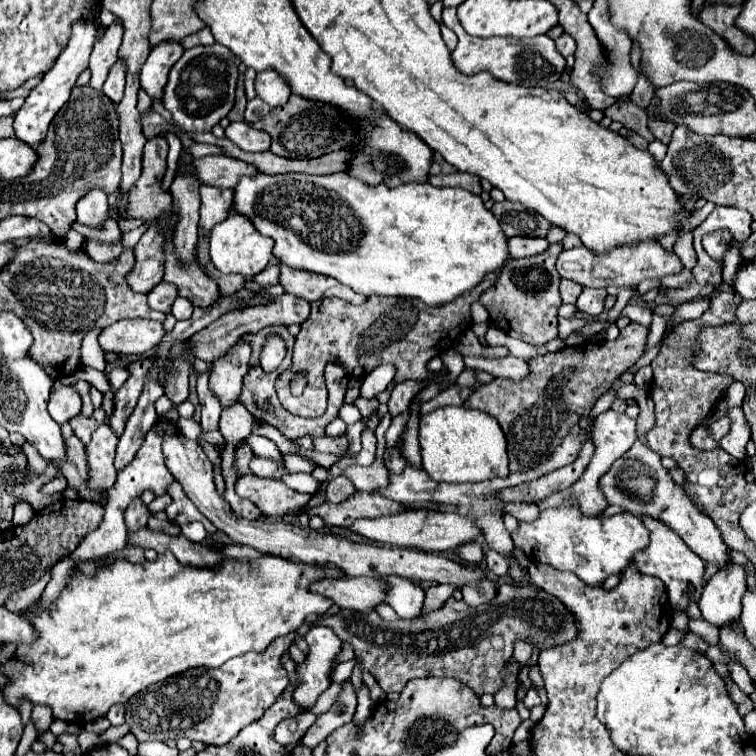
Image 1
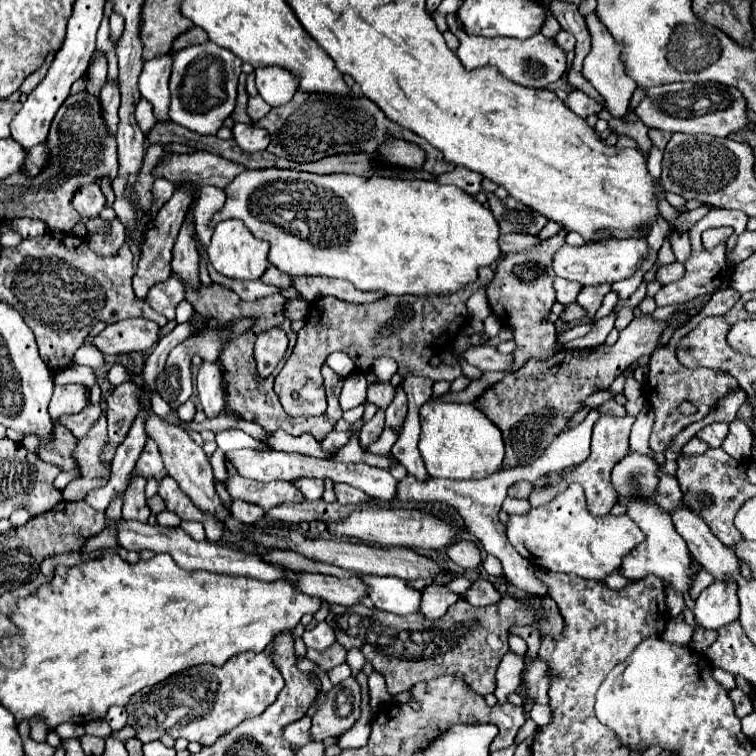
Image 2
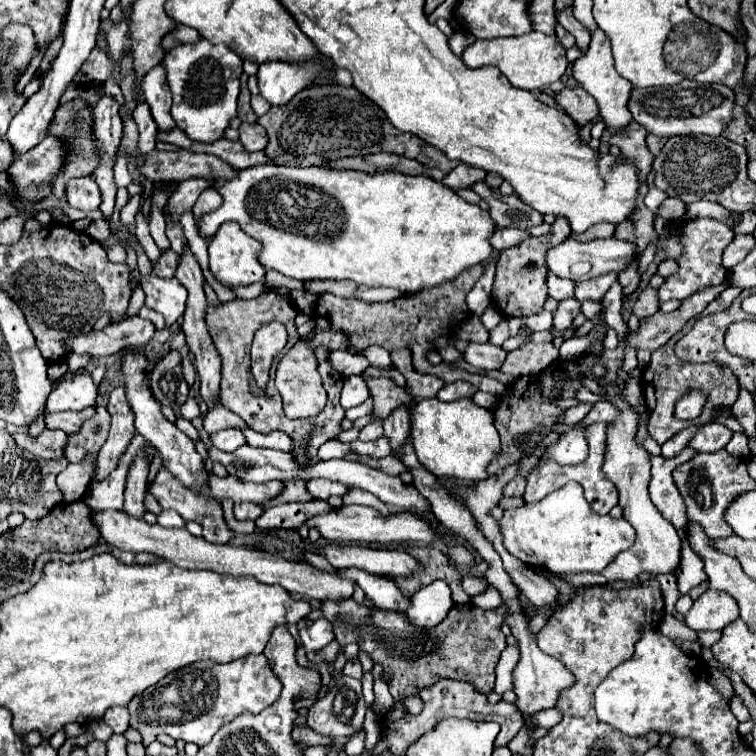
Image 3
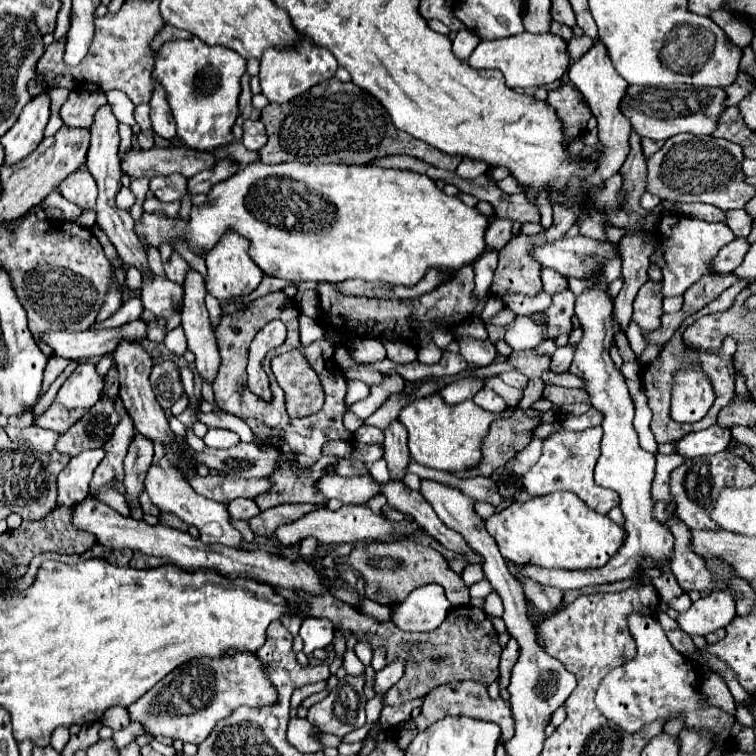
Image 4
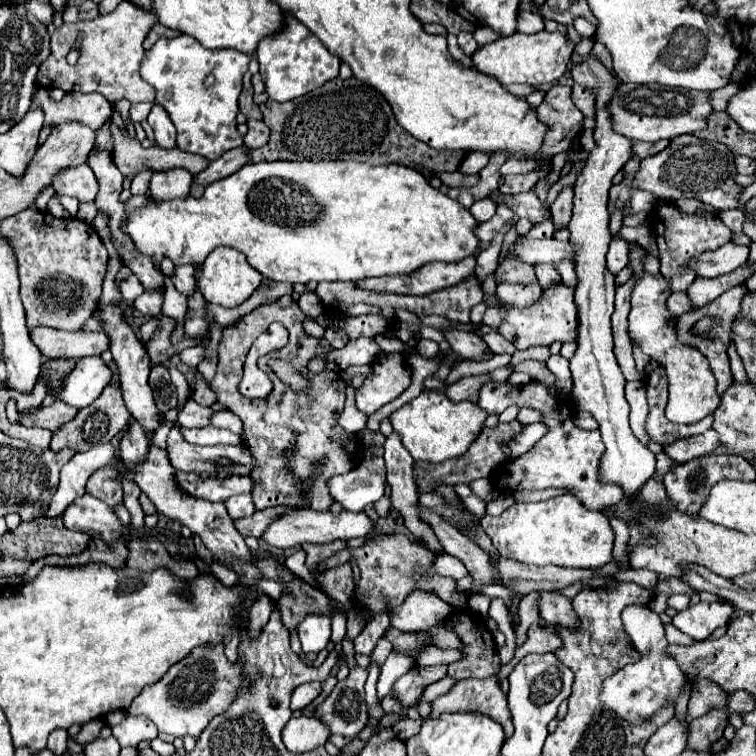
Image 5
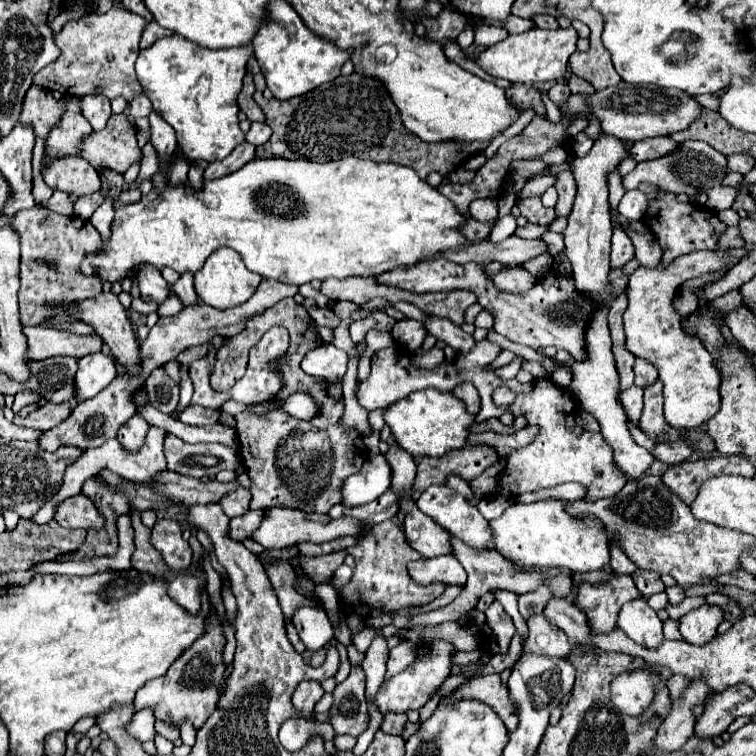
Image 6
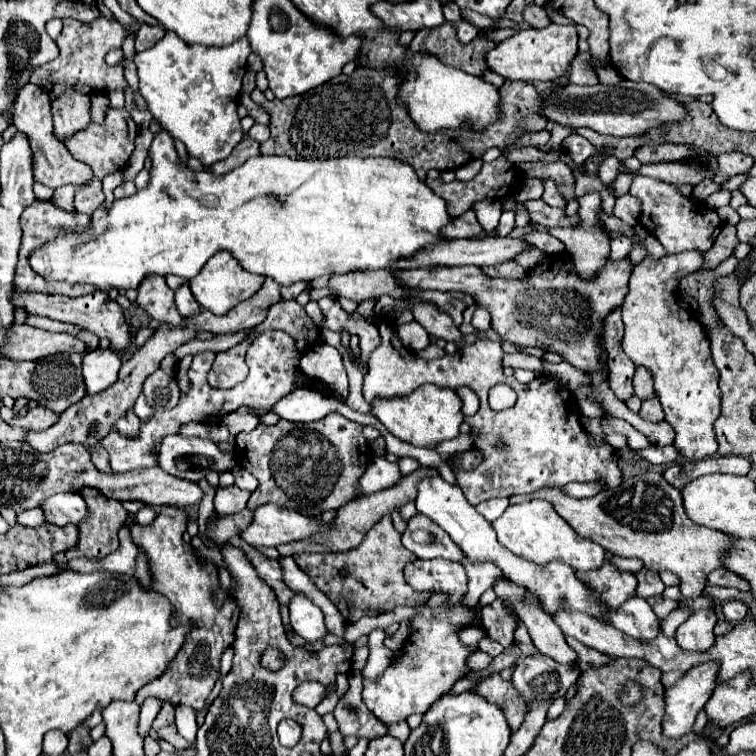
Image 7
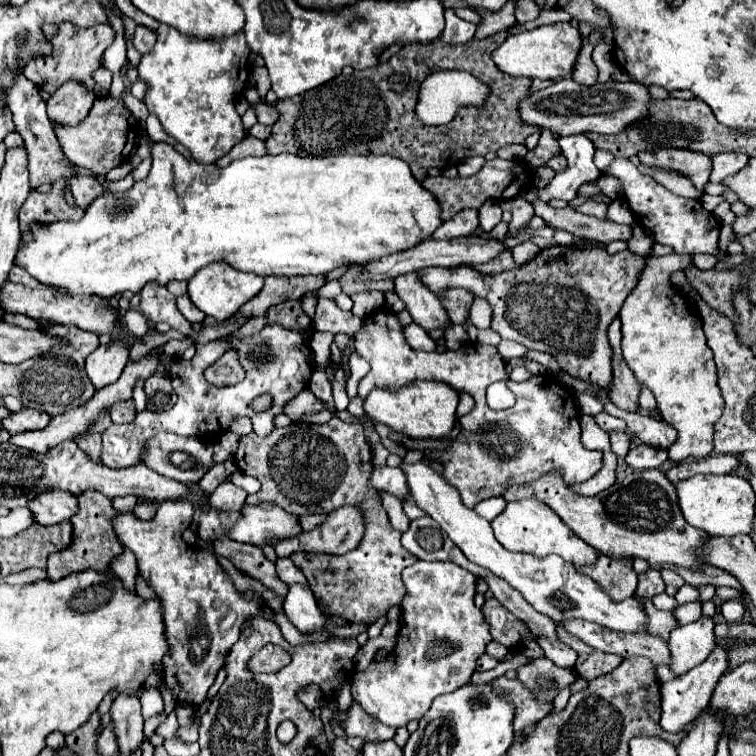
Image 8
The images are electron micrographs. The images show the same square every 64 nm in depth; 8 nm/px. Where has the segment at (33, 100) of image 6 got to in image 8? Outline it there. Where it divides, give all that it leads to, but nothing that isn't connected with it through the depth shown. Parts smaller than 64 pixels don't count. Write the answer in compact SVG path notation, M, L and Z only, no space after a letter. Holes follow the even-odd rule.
M20 76L20 80L16 80L16 84L12 86L12 90L8 90L8 100L6 100L8 108L12 110L14 116L14 124L18 134L22 136L26 150L28 150L28 170L30 170L30 184L32 190L38 188L40 184L54 184L56 180L72 180L76 178L76 170L74 164L64 156L64 152L60 150L60 142L56 140L54 134L54 126L52 120L46 114L46 102L42 100L38 88L26 80L24 76Z

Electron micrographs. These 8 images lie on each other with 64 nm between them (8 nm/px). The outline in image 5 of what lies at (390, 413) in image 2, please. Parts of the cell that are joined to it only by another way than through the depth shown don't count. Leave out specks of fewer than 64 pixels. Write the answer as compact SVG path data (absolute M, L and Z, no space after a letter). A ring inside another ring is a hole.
M392 432L384 442L384 462L386 462L386 478L392 488L392 506L404 516L406 528L416 534L426 548L438 552L440 542L434 532L420 520L416 508L416 484L414 484L414 460L410 452L404 448L398 432Z

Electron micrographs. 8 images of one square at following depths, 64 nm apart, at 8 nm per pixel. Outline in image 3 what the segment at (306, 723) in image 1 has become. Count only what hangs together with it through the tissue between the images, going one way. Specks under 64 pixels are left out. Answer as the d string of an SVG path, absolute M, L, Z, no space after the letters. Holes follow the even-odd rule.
M306 724L292 728L292 740L294 740L296 744L308 744L308 746L314 746L314 744L332 744L332 738L316 734L316 732L314 732L310 726L306 726Z

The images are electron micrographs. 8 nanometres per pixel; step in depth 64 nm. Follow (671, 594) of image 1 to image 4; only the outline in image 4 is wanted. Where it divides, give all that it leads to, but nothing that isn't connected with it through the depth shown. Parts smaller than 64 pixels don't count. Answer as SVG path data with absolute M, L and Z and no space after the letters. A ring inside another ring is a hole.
M598 284L592 290L584 292L576 298L576 316L580 318L580 326L584 328L584 336L578 344L578 350L574 354L574 362L570 364L570 372L584 378L586 386L584 390L590 394L590 404L604 414L604 438L602 438L602 456L596 464L596 484L614 488L620 494L620 510L626 518L628 528L628 540L624 542L624 548L612 560L598 570L548 570L548 568L536 568L536 566L510 566L510 572L514 576L528 576L540 584L556 586L562 590L572 588L586 588L586 586L600 586L616 580L632 578L638 570L642 560L652 560L660 568L670 564L674 554L674 534L668 530L666 524L656 520L652 510L652 498L650 498L650 484L654 478L654 456L640 448L638 434L634 428L634 402L628 394L628 386L624 382L624 376L616 370L608 348L614 340L612 330L612 300L606 294L606 284Z

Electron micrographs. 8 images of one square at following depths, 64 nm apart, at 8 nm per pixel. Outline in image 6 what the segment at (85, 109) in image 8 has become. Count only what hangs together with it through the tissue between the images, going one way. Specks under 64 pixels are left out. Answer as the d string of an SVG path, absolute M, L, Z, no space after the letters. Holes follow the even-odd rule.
M66 98L66 104L68 104L68 114L64 114L64 120L60 120L46 138L44 162L52 162L58 156L60 158L62 156L82 158L80 156L80 148L82 148L80 144L84 144L84 140L92 132L92 126L80 114L74 98Z

